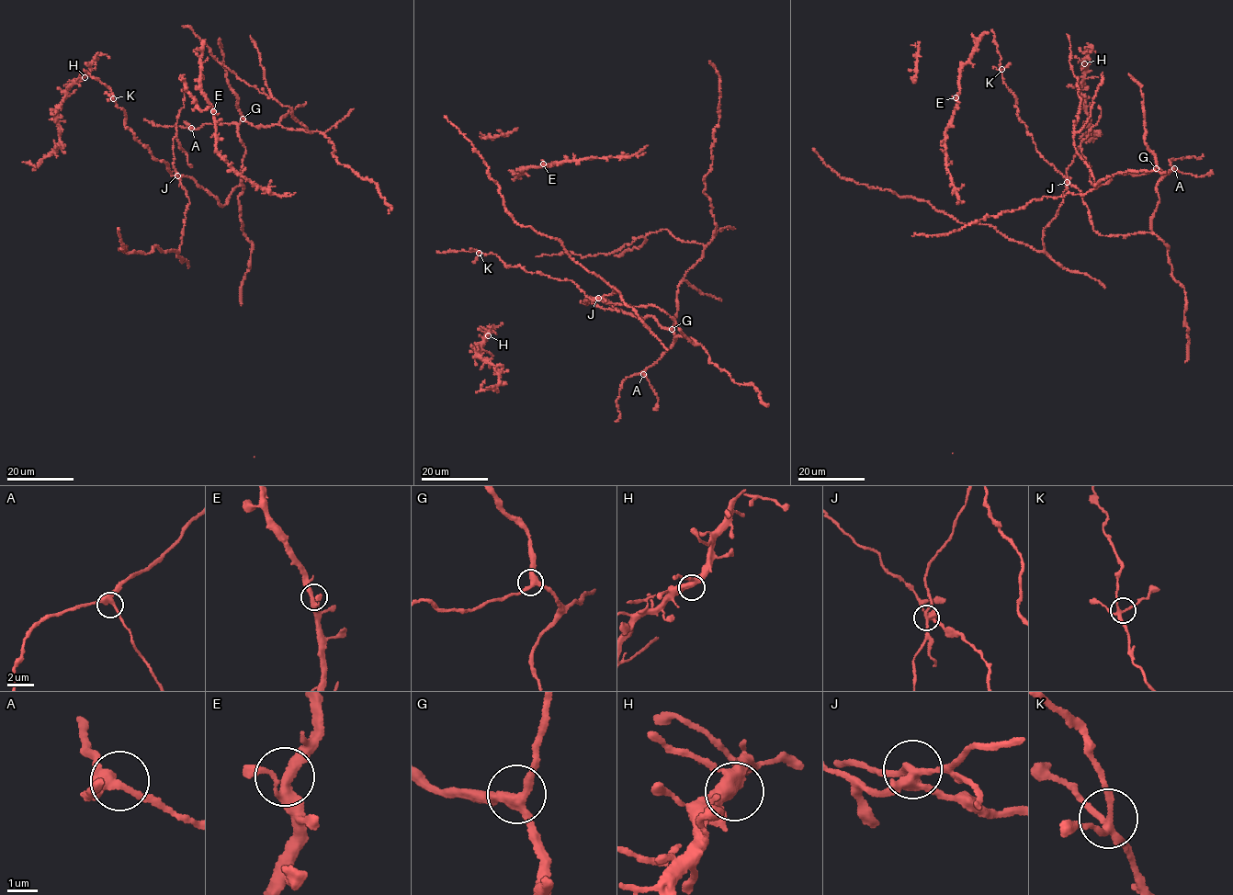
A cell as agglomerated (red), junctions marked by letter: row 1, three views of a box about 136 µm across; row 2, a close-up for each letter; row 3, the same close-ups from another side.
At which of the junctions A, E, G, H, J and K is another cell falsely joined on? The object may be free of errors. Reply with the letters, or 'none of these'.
J

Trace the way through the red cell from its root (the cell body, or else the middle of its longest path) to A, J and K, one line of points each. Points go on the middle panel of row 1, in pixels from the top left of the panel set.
A: (682, 336), (675, 336), (670, 347), (643, 374)
J: (682, 336), (690, 338), (696, 344), (685, 336), (669, 314), (655, 306), (614, 304), (597, 298)
K: (682, 336), (696, 344), (655, 306), (593, 300), (571, 280), (479, 253)

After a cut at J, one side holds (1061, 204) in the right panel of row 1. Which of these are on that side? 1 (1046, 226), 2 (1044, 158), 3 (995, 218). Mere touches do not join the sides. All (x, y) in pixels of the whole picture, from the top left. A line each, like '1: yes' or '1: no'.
1: yes
2: no
3: no

